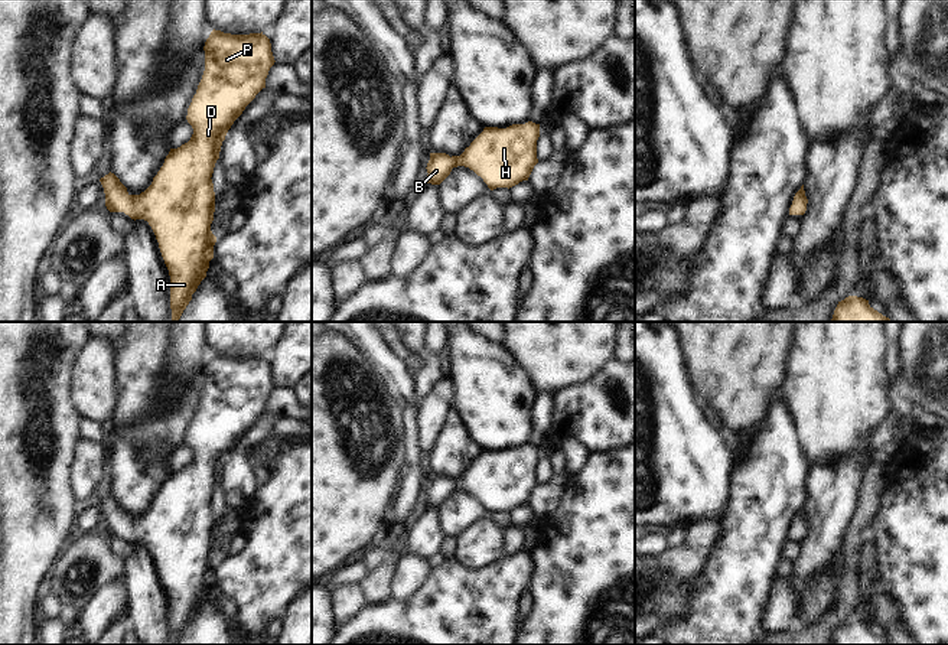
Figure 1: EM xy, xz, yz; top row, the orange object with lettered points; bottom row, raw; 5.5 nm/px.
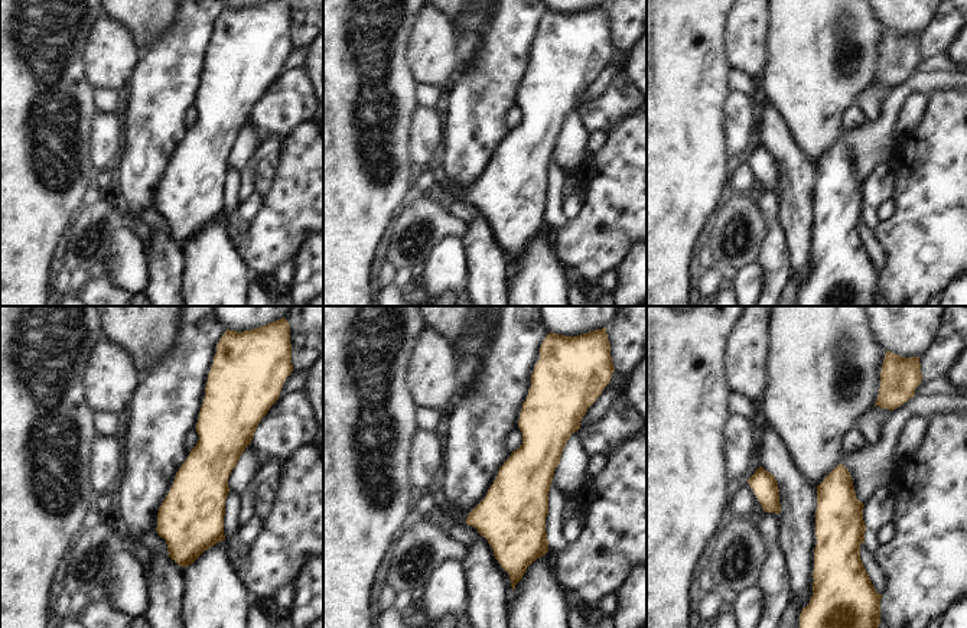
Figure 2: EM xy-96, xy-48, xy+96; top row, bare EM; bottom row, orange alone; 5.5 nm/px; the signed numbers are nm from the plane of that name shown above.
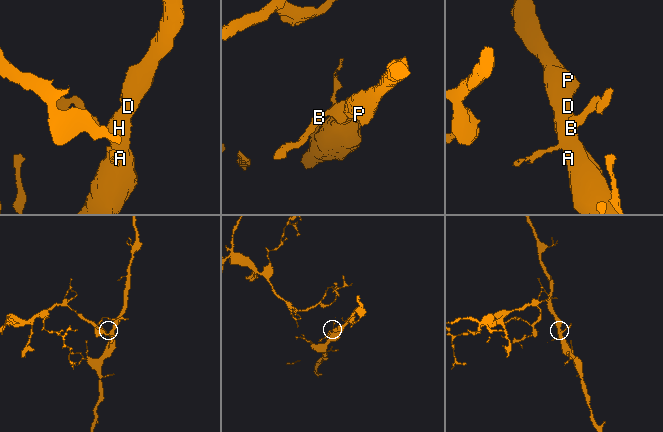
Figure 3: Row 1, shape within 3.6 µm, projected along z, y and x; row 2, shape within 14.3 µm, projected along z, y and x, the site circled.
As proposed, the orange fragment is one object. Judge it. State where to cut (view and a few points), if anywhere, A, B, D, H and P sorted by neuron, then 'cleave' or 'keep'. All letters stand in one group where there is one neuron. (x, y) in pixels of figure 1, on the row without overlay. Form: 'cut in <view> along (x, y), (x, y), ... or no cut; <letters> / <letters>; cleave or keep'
no cut; A B D H P; keep

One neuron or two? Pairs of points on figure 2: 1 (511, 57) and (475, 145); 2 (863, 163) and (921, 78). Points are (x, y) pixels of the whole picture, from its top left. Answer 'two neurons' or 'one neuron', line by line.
1: one neuron
2: one neuron

